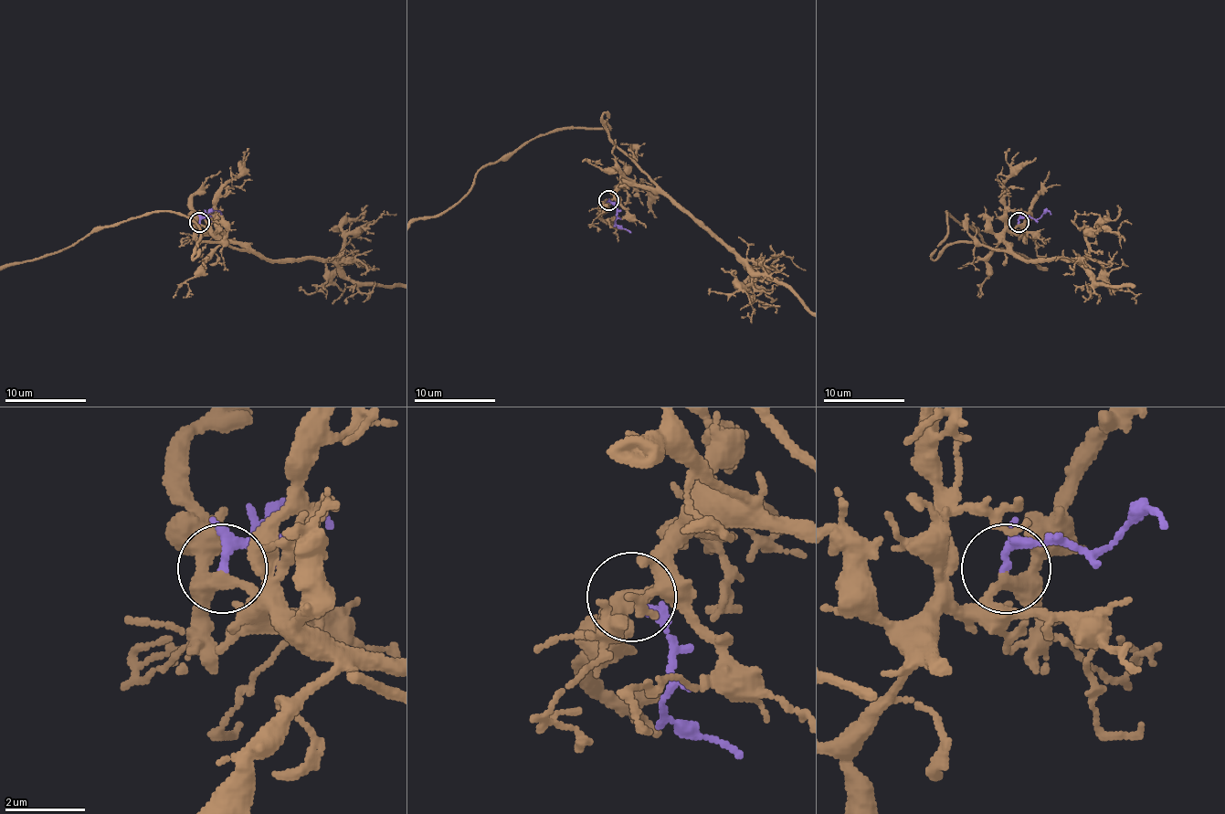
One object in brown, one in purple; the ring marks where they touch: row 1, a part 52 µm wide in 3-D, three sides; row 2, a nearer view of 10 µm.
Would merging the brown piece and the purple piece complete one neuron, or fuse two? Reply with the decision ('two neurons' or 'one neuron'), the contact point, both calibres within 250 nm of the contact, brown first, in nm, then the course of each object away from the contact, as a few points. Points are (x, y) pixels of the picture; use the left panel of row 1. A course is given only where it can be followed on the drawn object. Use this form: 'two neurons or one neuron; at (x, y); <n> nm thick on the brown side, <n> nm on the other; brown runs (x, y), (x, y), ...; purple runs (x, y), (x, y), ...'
one neuron; at (199, 222); 280 nm thick on the brown side, 240 nm on the other; brown runs (198, 223), (248, 249), (201, 243), (198, 227), (186, 216), (143, 213), (22, 263); purple runs (198, 223), (205, 216), (206, 219), (209, 213), (219, 211), (221, 215)

